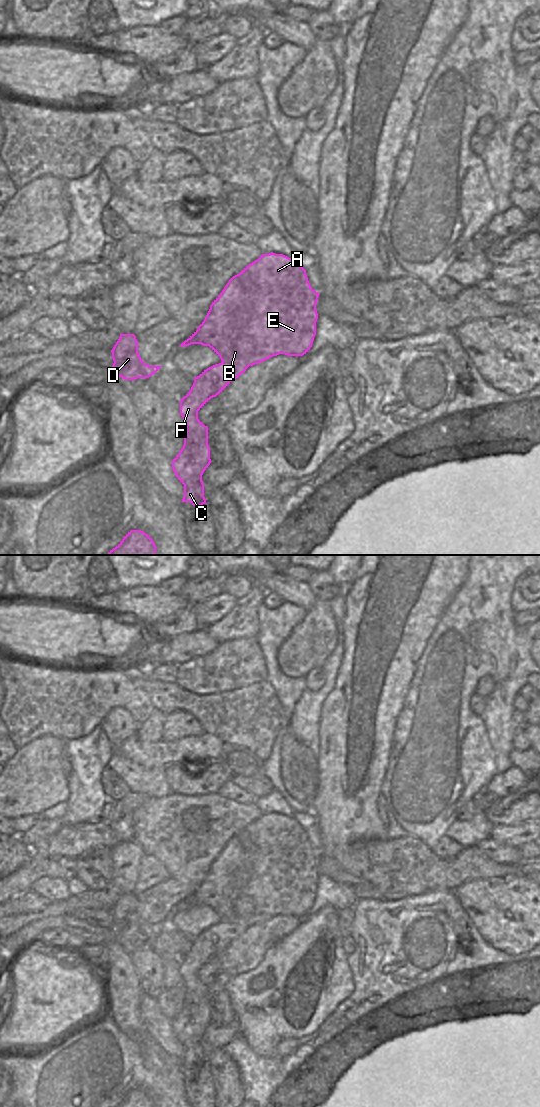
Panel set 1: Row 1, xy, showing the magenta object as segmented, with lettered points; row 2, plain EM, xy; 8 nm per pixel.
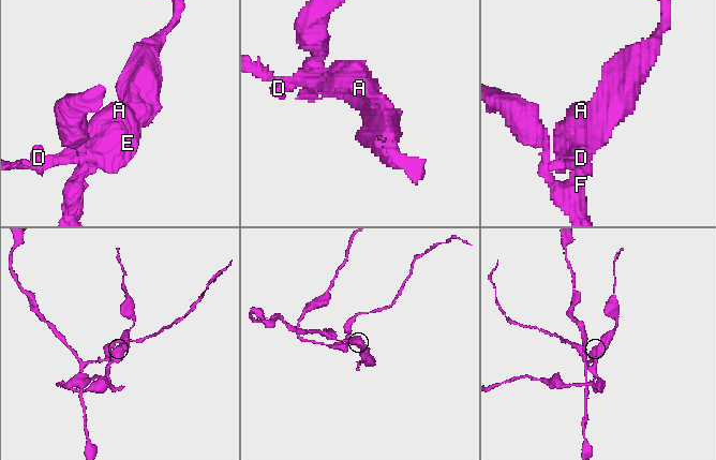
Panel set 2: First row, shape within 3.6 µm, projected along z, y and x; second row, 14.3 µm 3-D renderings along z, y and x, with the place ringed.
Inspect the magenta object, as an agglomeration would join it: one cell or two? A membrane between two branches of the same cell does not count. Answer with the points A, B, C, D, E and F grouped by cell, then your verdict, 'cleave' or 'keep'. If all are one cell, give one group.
A B D E / C F; cleave

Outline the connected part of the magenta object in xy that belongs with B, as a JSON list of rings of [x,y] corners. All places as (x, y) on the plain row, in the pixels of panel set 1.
[[[262,814],[257,820],[233,836],[220,855],[212,862],[204,881],[180,907],[191,904],[209,906],[222,922],[231,922],[244,933],[249,926],[259,924],[273,916],[303,916],[312,907],[316,895],[319,853],[312,849],[306,830],[294,819],[283,814]]]

